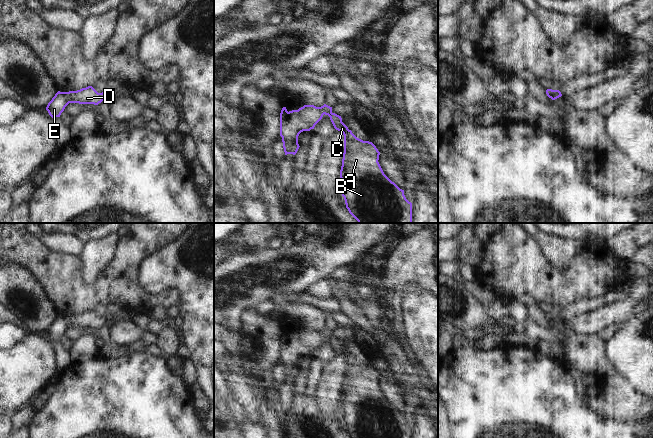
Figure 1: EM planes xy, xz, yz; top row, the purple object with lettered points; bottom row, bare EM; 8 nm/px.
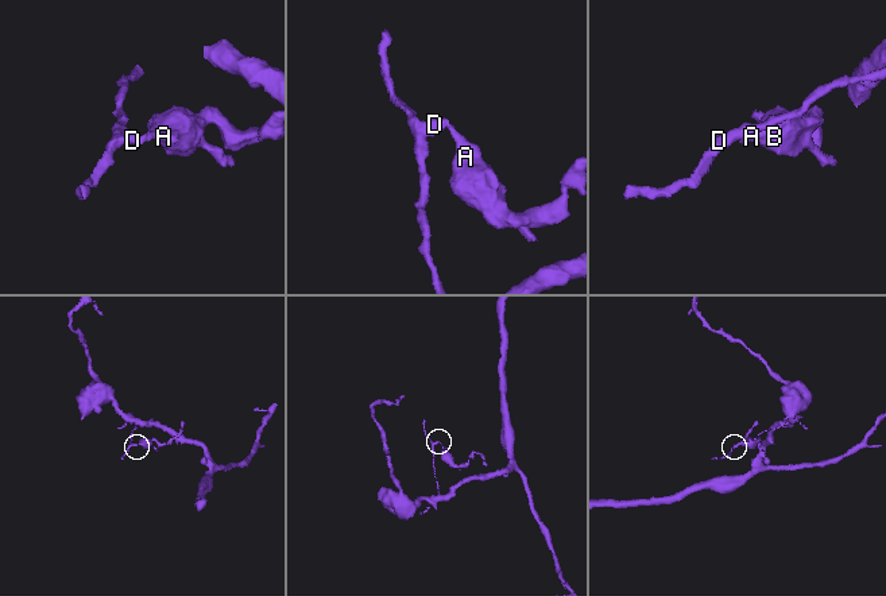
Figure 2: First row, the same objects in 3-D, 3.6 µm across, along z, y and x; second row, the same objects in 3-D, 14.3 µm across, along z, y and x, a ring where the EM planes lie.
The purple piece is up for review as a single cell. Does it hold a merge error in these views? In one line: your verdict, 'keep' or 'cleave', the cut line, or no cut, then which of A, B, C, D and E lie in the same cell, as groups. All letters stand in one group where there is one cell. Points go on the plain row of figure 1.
cleave; cut xz (331, 336), (328, 339); groups A B C / D E

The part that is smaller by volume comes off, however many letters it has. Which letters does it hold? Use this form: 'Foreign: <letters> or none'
Foreign: A, B, C

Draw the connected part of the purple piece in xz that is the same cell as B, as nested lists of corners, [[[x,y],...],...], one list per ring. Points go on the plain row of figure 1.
[[[331,337],[329,339],[334,352],[344,359],[344,377],[340,402],[342,403],[342,420],[344,421],[346,432],[350,438],[412,438],[412,427],[409,426],[404,414],[400,413],[383,396],[378,384],[380,376],[376,370],[369,365],[357,362],[351,354],[342,346],[341,340]]]

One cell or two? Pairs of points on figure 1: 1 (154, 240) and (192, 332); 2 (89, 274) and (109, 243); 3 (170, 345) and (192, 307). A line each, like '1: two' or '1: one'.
1: two
2: one
3: two

